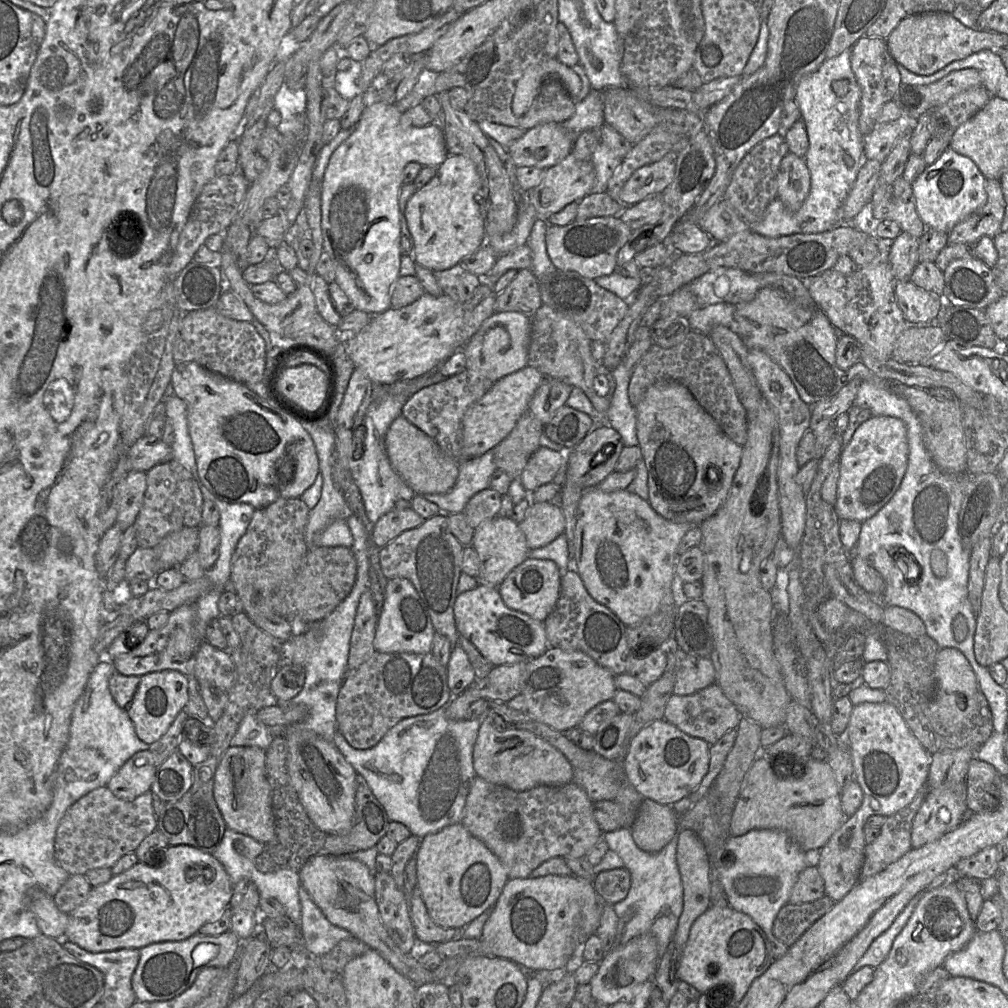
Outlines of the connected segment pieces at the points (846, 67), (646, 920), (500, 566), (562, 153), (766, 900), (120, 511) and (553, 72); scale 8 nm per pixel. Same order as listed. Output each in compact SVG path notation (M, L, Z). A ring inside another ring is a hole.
M851 49L843 51L839 56L827 59L819 69L803 77L798 83L795 99L806 125L809 148L804 156L811 176L810 192L802 206L792 211L776 198L772 200L763 215L749 228L765 237L778 238L793 234L821 233L840 225L839 210L845 202L860 167L864 163L864 137L858 126L861 89L851 68Z
M630 828L603 833L609 850L614 851L622 859L623 867L628 870L631 879L627 896L612 905L619 918L623 917L628 908L635 910L634 917L625 924L619 944L625 944L641 934L651 934L657 941L659 959L673 940L683 909L683 886L676 861L680 832L681 829L678 828L671 841L657 853L647 853L638 848Z
M500 516L481 523L475 529L472 543L469 546L474 548L481 562L480 572L476 577L479 585L482 584L494 588L498 588L511 570L523 562L530 552L519 524L510 517Z
M543 123L526 130L507 150L516 167L545 170L571 153L574 140L562 123Z
M773 829L751 830L741 836L731 836L725 842L724 850L717 877L729 906L748 915L764 931L768 940L775 937L772 928L779 910L789 904L789 897L799 873L807 866L817 866L819 850L804 852L789 834Z
M132 470L113 489L113 503L117 510L114 522L121 531L134 524L146 490L146 473Z
M557 58L544 60L527 68L517 81L511 104L513 114L523 115L538 94L542 82L550 77L558 79L571 98L581 91L581 80L571 67L561 63Z

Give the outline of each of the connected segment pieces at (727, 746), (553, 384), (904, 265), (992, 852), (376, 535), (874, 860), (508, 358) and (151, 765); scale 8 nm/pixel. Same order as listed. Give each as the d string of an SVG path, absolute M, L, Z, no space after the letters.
M737 729L725 733L715 744L710 745L710 762L707 774L699 786L688 796L691 803L698 802L715 782L723 768L728 753L732 749L737 736Z
M545 377L529 403L529 412L543 425L548 424L555 416L556 412L566 405L572 388L573 387L571 385L564 381Z
M906 232L891 242L888 262L895 281L910 280L911 274L918 261L919 238L913 237Z
M989 846L977 854L960 860L955 868L960 875L975 880L983 880L999 874L998 851L996 846Z
M412 507L389 511L380 517L373 529L373 540L381 549L393 541L404 531L419 527L425 519L416 513Z
M923 786L903 809L886 818L879 836L865 847L865 858L859 881L876 875L912 849L913 820L927 793Z
M520 312L494 313L481 324L463 347L466 369L475 371L493 382L521 370L528 365L530 336L531 318Z
M149 750L136 752L111 777L106 787L121 800L132 800L149 792L157 766Z

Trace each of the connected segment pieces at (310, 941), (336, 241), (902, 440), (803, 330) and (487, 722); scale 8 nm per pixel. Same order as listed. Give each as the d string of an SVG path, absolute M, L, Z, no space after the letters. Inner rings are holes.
M299 889L303 948L308 955L322 956L330 952L340 941L352 937L347 930L331 924L307 891Z
M379 100L367 105L356 130L332 153L321 182L323 251L333 262L335 282L351 300L355 310L372 315L391 307L392 289L400 276L402 255L398 198L403 185L403 170L409 162L437 168L449 155L442 129L432 123L423 127L402 125L401 116L396 104Z
M874 415L862 422L840 452L840 476L834 510L842 519L863 522L878 512L897 491L908 461L904 422L888 415Z
M762 288L761 290L758 291L758 293L756 294L753 300L735 305L733 318L734 318L734 331L739 335L739 337L741 338L741 340L743 341L747 349L752 349L752 348L759 349L765 352L766 354L768 354L790 377L791 381L793 382L794 386L798 391L800 398L811 407L820 401L825 401L832 398L853 378L868 380L870 378L873 378L873 375L875 375L860 360L846 370L840 369L836 364L835 351L836 351L836 343L838 341L839 334L844 334L844 333L839 333L837 331L837 329L831 324L831 322L824 314L824 312L821 309L819 309L817 305L815 307L803 307L799 303L797 303L785 291L776 288Z
M485 717L479 728L473 749L473 767L478 777L514 791L563 786L573 780L571 763L555 747L527 730L499 729L490 717Z

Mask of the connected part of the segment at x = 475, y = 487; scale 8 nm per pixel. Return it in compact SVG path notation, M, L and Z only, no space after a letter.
M493 449L484 455L460 462L459 473L453 488L445 494L422 495L435 503L440 512L457 514L463 512L468 501L478 492L489 488L492 474L497 470Z

